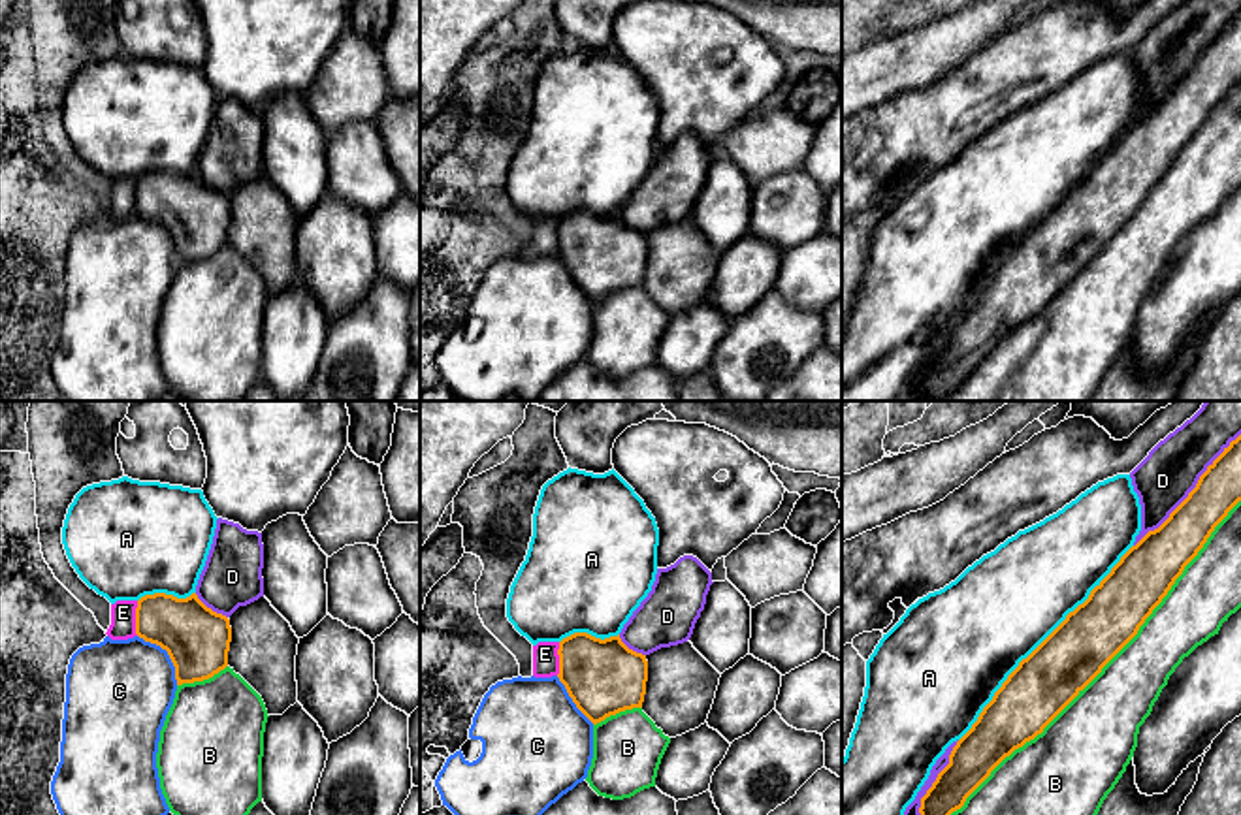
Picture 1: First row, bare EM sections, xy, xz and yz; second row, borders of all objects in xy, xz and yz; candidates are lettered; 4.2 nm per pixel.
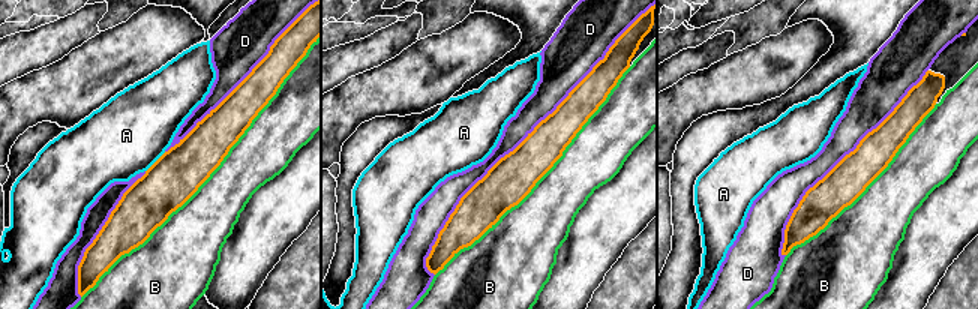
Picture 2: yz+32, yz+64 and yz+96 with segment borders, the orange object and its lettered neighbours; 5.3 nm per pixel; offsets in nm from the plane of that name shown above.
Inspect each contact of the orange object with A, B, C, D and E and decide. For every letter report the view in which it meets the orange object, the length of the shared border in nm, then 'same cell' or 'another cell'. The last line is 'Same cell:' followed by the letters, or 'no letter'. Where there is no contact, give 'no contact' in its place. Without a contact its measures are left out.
A: meets orange in yz; contact 1100 nm long; another cell
B: meets orange in yz; contact 1800 nm long; another cell
C: meets orange in xy; contact 280 nm long; another cell
D: meets orange in yz; contact 650 nm long; another cell
E: meets orange in xy; contact 150 nm long; another cell
Same cell: no letter

